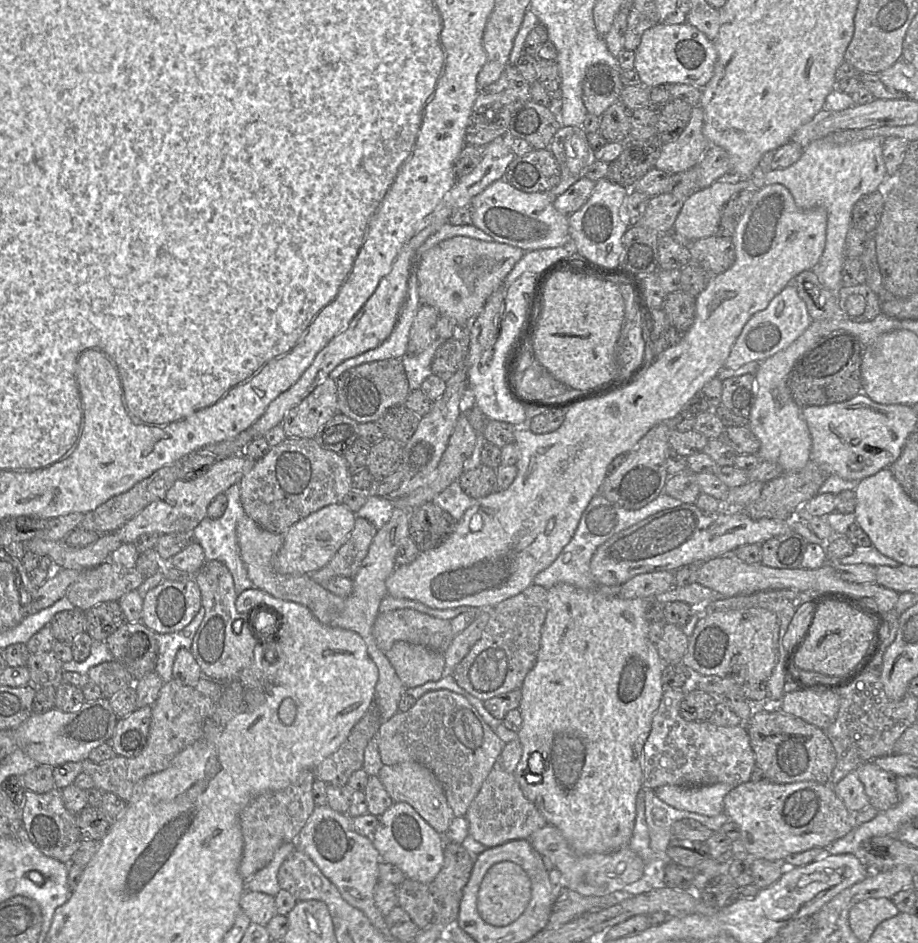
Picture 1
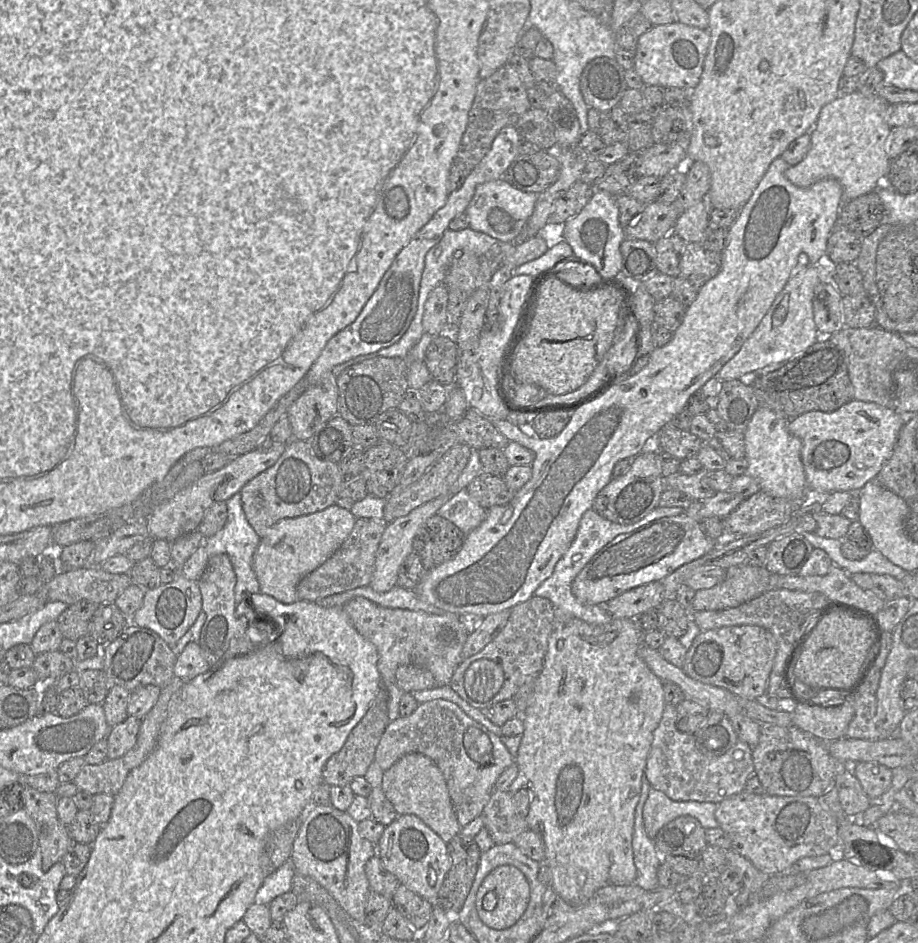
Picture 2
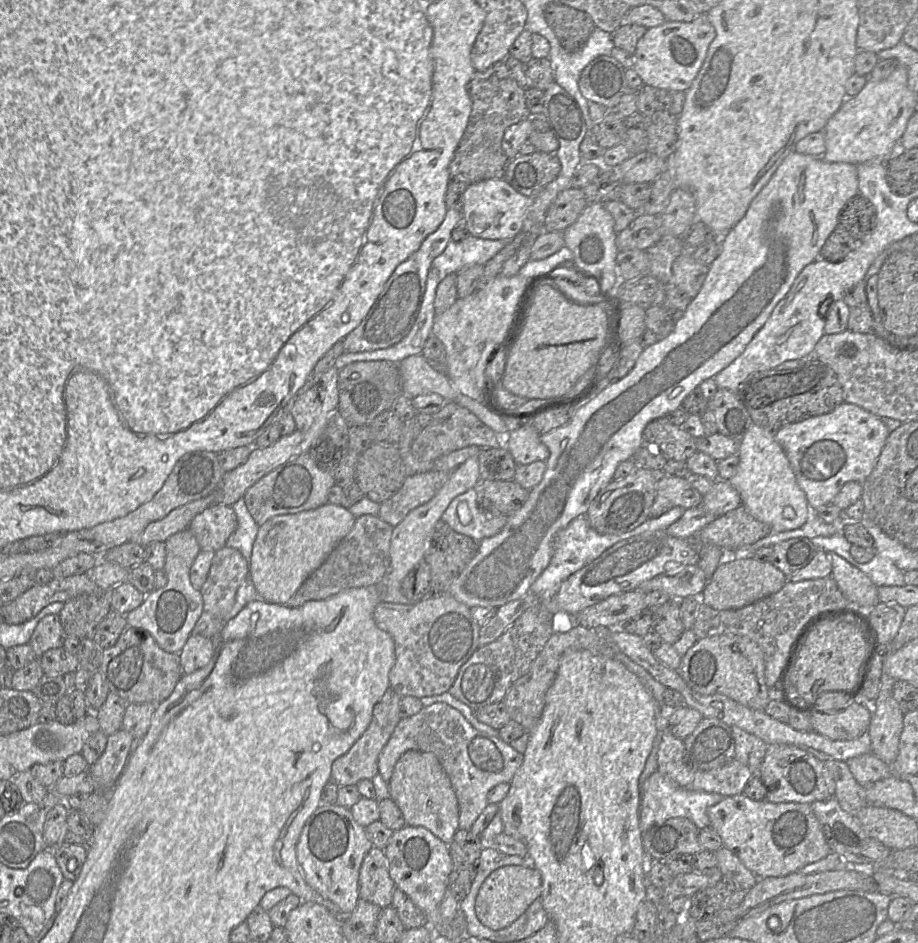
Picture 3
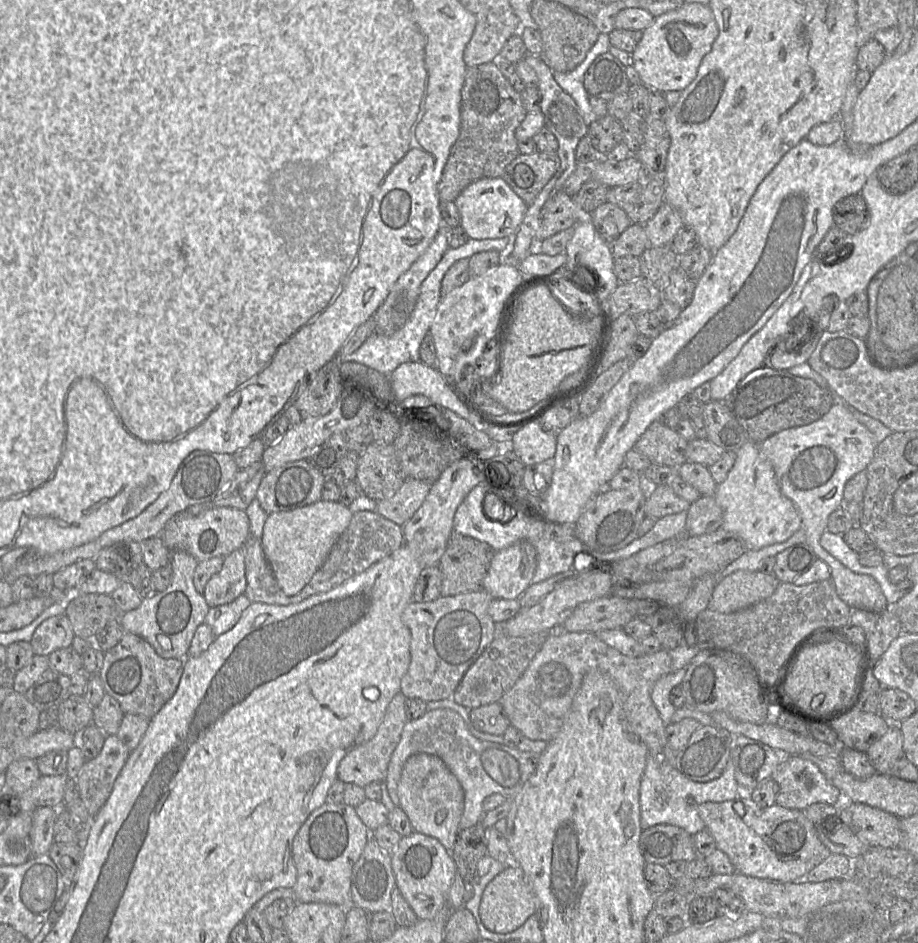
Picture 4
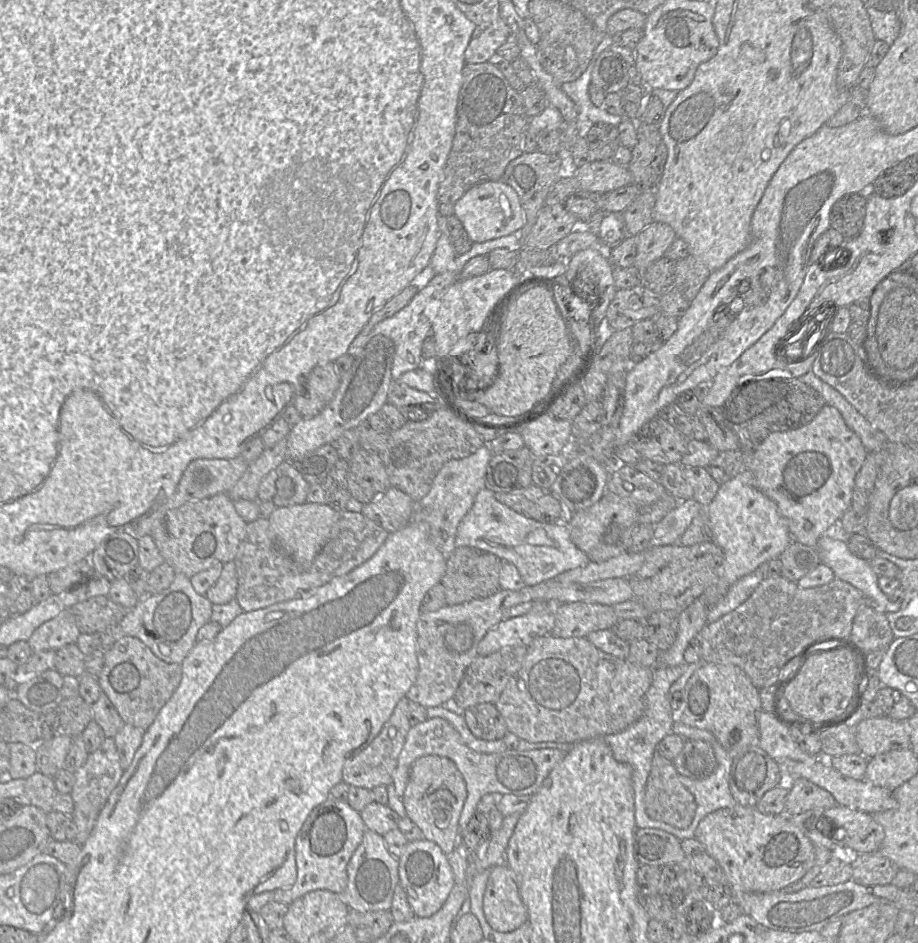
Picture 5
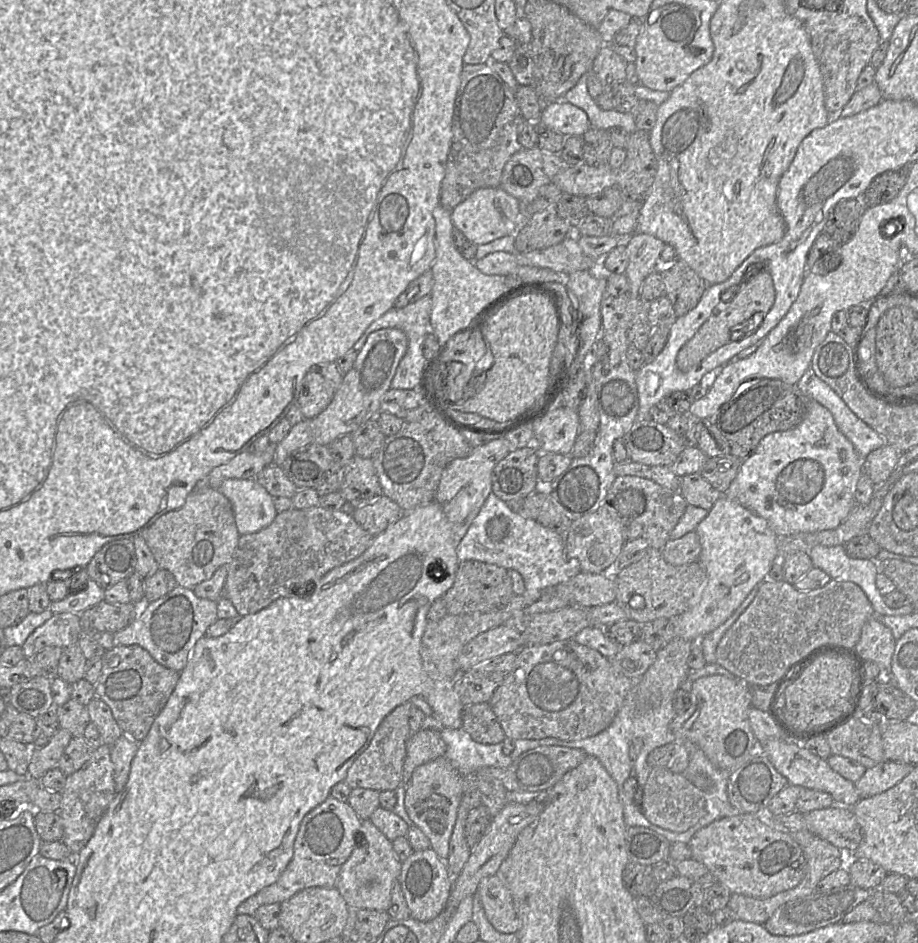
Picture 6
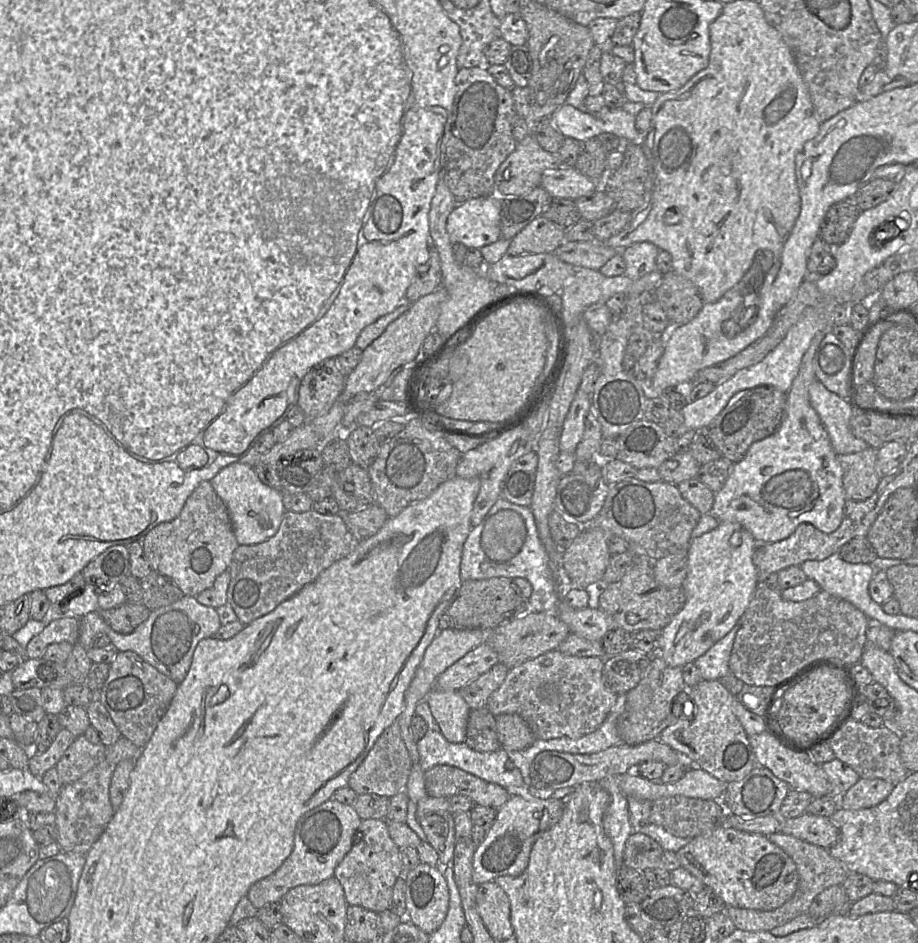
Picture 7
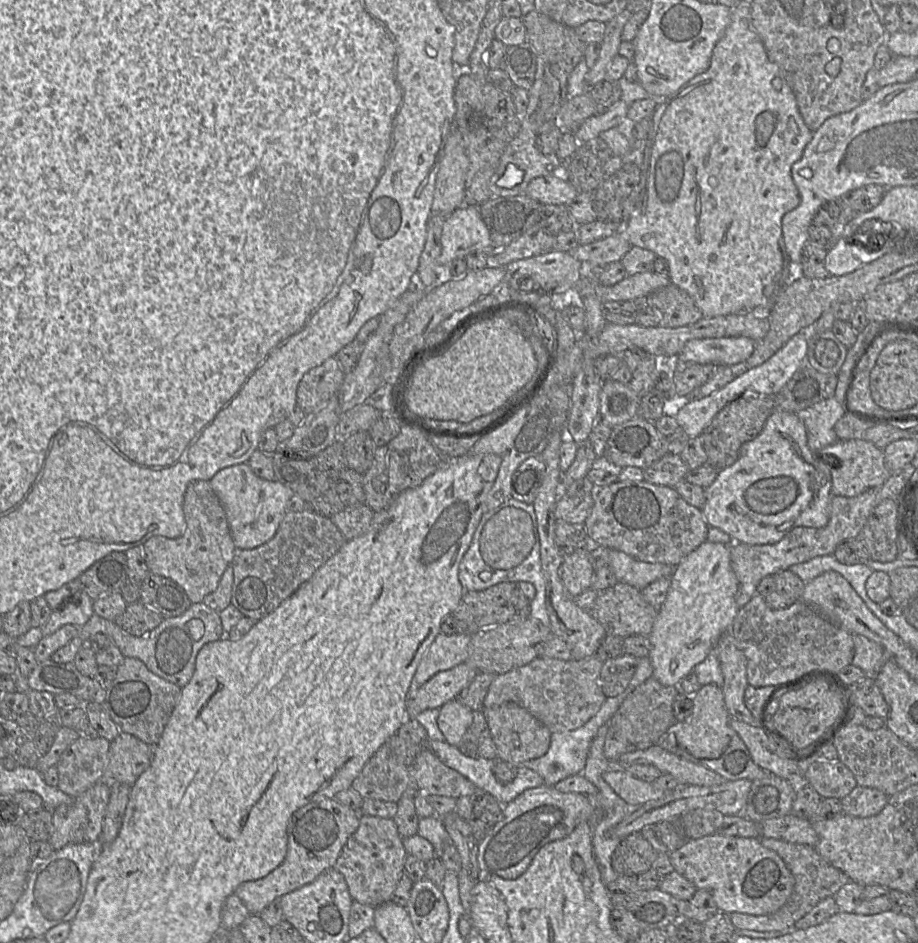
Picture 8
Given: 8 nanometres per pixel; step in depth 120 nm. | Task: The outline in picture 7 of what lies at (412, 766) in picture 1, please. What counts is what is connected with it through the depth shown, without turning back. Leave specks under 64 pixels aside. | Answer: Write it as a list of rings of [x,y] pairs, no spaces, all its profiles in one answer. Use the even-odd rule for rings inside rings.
[[[427,795],[417,802],[416,817],[426,835],[426,841],[438,854],[438,867],[451,866],[455,848],[455,824],[449,798]]]

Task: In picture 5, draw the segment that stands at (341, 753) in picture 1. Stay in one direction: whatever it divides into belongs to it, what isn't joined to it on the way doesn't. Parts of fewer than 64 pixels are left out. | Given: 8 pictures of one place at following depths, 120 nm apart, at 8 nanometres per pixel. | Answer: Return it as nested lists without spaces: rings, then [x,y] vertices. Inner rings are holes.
[[[402,697],[394,707],[391,716],[384,723],[381,731],[372,742],[345,762],[342,769],[342,781],[348,784],[348,786],[353,785],[368,789],[392,784],[393,772],[397,766],[399,754],[411,727],[408,720],[408,708],[409,699],[407,697]]]

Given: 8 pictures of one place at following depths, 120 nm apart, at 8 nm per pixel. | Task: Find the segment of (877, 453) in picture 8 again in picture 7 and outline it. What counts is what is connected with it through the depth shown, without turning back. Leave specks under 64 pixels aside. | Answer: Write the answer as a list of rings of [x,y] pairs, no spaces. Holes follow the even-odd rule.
[[[868,447],[860,452],[838,455],[847,500],[863,501],[875,492],[882,477],[876,466],[877,450]]]

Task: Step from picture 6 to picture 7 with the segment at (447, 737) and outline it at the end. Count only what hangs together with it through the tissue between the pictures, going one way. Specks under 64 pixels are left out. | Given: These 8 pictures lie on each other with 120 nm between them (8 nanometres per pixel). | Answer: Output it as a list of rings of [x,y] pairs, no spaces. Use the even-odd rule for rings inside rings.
[[[428,729],[425,735],[417,741],[417,749],[419,764],[424,772],[436,765],[449,765],[473,774],[487,782],[498,784],[505,788],[511,795],[523,791],[524,781],[522,774],[516,767],[512,770],[505,768],[508,753],[502,747],[494,752],[478,752],[471,749],[465,742],[449,742],[441,732]]]

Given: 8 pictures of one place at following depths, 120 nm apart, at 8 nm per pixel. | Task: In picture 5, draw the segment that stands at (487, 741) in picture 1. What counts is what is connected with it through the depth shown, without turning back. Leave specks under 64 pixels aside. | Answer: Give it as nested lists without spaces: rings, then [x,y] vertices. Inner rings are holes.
[[[434,717],[411,726],[393,772],[393,785],[402,798],[413,762],[425,755],[438,755],[450,759],[465,781],[467,797],[459,818],[459,832],[468,825],[477,812],[477,804],[485,794],[530,795],[535,794],[551,770],[564,758],[565,751],[551,748],[528,751],[505,750],[499,753],[484,754],[469,748],[458,731],[447,720]]]

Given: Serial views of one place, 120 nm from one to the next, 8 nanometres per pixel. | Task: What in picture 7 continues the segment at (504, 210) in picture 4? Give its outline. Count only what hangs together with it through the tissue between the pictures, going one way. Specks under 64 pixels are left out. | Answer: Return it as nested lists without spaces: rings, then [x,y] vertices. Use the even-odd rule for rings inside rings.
[[[490,195],[457,204],[446,222],[451,243],[481,249],[501,239],[500,197],[507,196]]]

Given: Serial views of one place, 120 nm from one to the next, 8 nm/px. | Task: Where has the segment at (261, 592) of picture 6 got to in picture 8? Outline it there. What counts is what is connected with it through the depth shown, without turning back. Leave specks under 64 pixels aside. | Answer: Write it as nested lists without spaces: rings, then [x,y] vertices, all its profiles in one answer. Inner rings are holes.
[[[309,509],[287,511],[270,541],[253,549],[235,548],[231,563],[234,572],[231,604],[245,617],[259,621],[309,580],[346,541],[330,517]]]

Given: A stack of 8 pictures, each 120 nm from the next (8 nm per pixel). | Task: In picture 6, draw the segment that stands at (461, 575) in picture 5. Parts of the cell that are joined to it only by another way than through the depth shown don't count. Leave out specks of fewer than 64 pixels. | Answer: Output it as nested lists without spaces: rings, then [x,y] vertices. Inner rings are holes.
[[[467,560],[458,566],[455,582],[444,595],[450,615],[489,612],[507,605],[514,596],[513,584],[507,569],[477,560]]]

